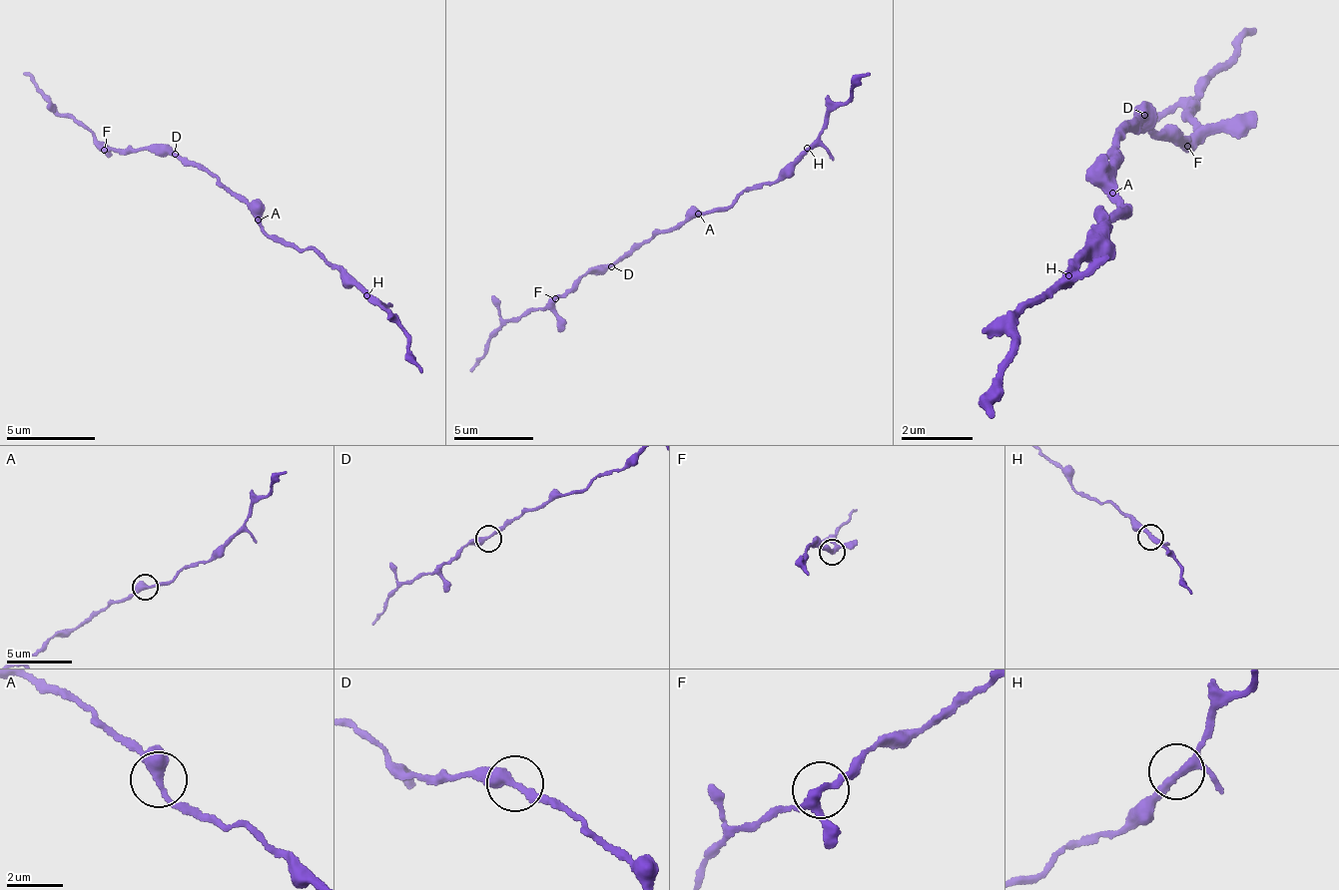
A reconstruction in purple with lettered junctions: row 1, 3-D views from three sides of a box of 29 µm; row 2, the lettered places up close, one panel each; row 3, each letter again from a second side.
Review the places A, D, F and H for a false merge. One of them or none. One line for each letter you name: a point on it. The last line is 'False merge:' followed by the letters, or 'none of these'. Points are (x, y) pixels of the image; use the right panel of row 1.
F: place (1187, 146)
False merge: F

